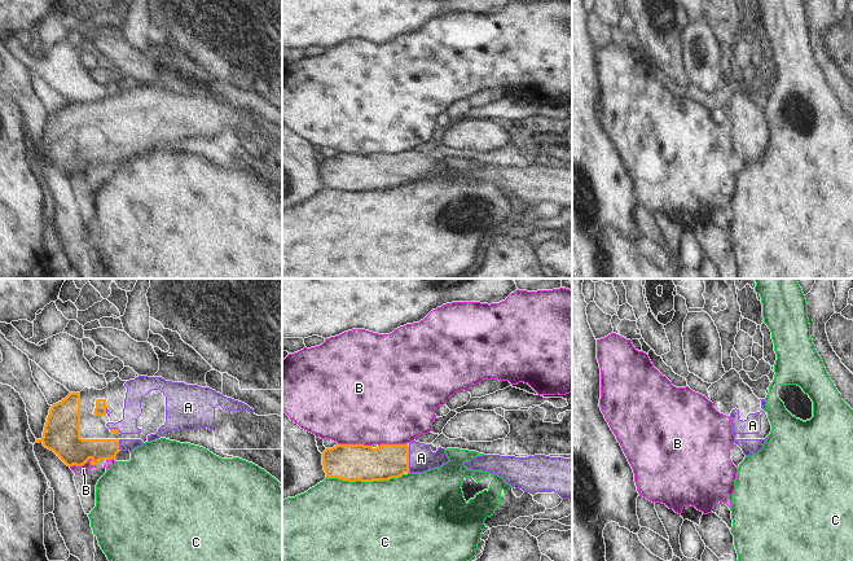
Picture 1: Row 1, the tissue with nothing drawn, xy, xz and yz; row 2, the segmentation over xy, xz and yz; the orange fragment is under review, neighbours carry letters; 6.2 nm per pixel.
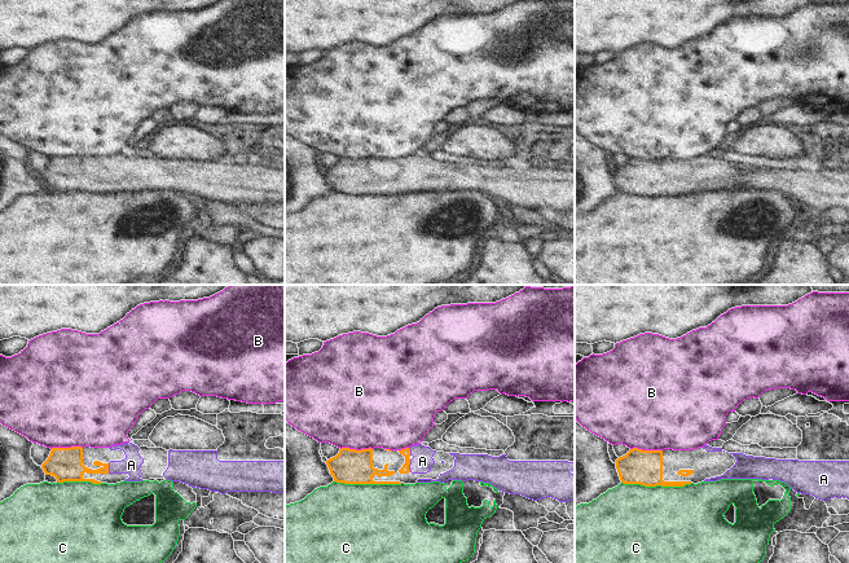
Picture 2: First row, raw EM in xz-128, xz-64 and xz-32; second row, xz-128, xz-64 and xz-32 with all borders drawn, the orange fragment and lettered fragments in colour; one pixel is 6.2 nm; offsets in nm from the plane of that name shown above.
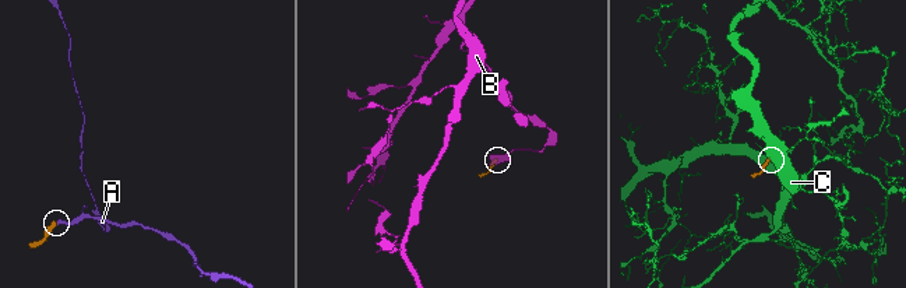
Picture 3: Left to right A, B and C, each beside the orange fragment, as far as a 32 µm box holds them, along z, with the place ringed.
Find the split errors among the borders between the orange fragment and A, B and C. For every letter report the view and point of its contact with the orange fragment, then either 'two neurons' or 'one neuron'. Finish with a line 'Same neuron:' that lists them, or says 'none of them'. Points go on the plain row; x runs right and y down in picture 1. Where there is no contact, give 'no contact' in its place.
A: meets orange in xz at (408, 169); one neuron
B: meets orange in xz at (355, 154); two neurons
C: meets orange in xz at (364, 191); two neurons
Same neuron: A

